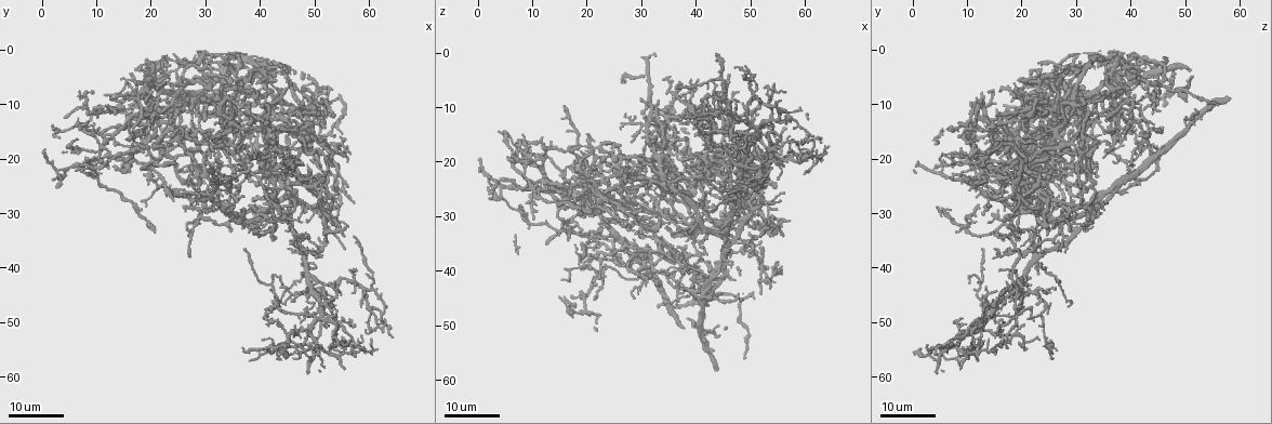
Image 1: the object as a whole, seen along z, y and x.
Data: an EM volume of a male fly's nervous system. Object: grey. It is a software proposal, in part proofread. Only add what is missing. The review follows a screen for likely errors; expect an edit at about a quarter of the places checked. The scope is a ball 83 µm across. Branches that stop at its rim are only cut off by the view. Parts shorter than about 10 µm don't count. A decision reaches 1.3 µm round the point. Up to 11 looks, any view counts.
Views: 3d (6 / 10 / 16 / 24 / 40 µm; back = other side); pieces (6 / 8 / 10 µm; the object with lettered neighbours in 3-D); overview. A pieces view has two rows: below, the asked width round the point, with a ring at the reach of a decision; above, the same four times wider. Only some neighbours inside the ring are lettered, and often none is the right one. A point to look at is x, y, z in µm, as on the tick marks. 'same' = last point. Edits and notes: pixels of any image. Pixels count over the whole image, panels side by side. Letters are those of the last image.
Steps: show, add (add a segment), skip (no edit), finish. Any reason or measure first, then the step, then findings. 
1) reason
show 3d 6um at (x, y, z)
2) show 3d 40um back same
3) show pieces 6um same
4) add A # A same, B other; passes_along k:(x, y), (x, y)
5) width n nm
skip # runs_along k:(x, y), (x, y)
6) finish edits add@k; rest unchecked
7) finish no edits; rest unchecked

branch stops here
show 3d 16um at (56.0, 32.0, 18.0)

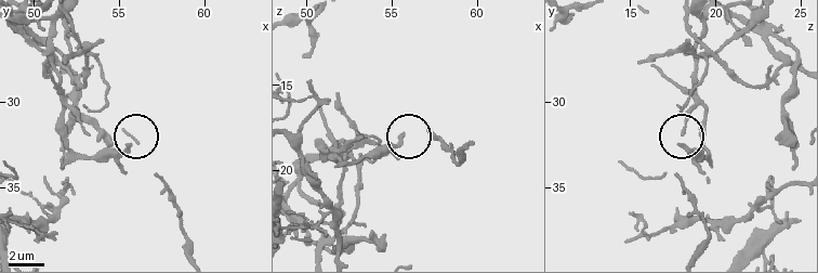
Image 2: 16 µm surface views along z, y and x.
show pieces 6um at (55.5, 32.5, 18.1)

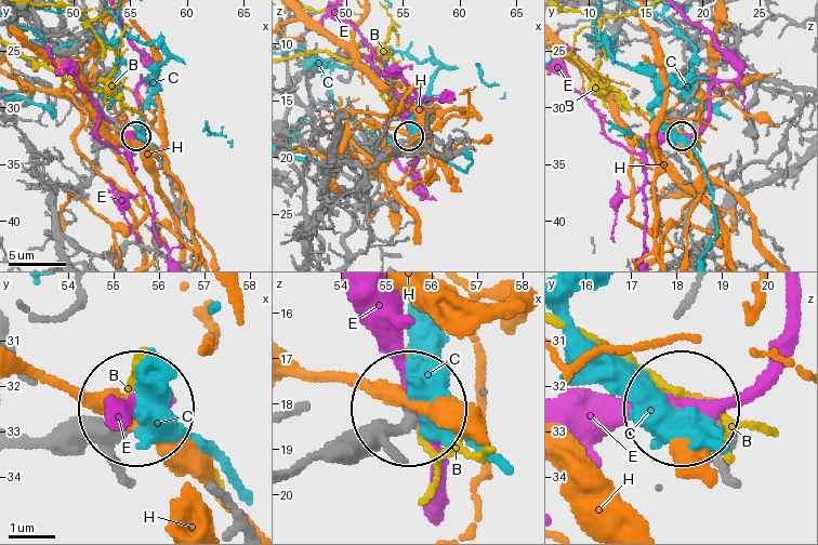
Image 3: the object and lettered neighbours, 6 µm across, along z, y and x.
skip # B other, C other, E other, H other; runs_along 3:(294, 472), (365, 449), (407, 410); none of them fits

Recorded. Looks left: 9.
an open end
show 3d 16um at (45.5, 28.5, 13.5)

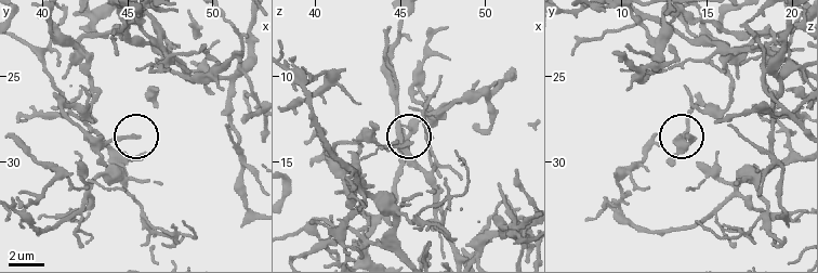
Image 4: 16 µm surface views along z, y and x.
show pieces 10um at (45.6, 28.5, 13.9)

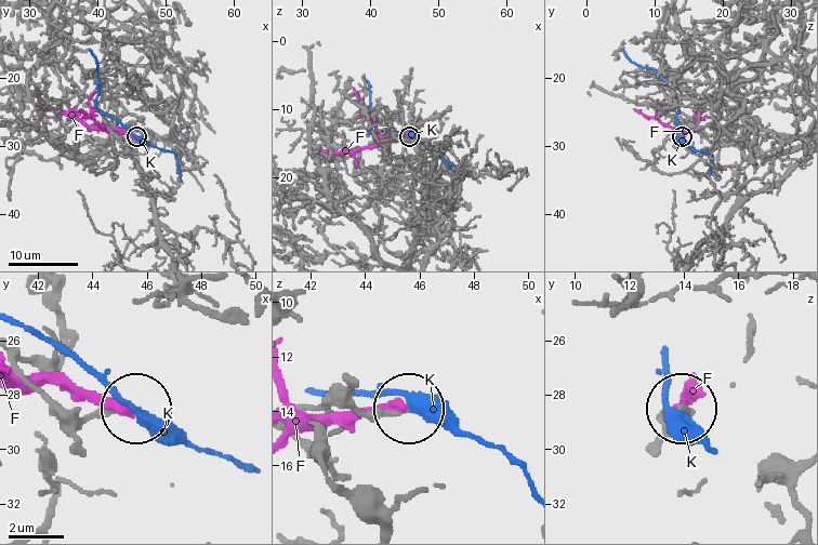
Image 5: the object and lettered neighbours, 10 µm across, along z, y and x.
skip # F other, K other; none of them fits

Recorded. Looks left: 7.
thin end
show 3d 24um at (37.0, 21.5, 12.5)

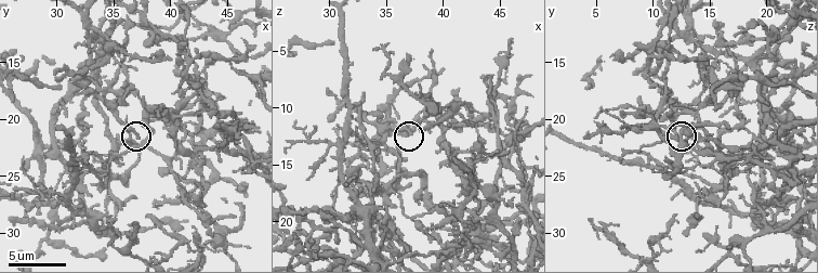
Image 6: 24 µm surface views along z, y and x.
show pieces 6um at (37.0, 21.6, 12.4)

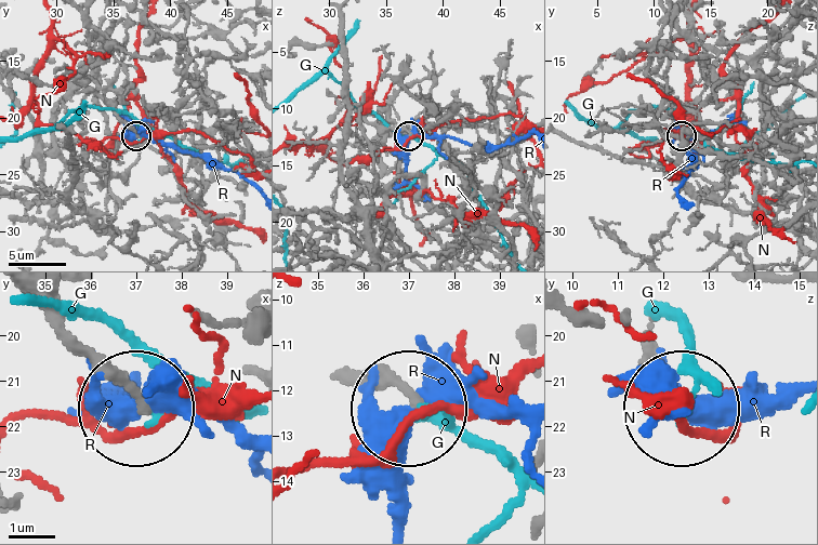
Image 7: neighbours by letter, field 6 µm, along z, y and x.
width 160 nm
skip # G other, N other, R other; runs_along 7:(356, 374), (410, 406); no lettered segment goes on from it

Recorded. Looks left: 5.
an open end
show 3d 24um at (23.5, 17.0, 30.5)

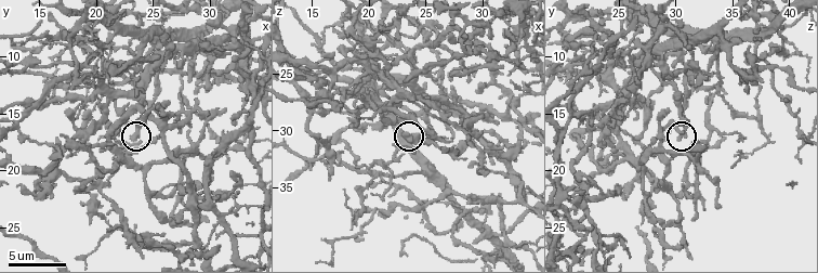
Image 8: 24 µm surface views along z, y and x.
show pieces 6um at (23.0, 17.0, 30.2)

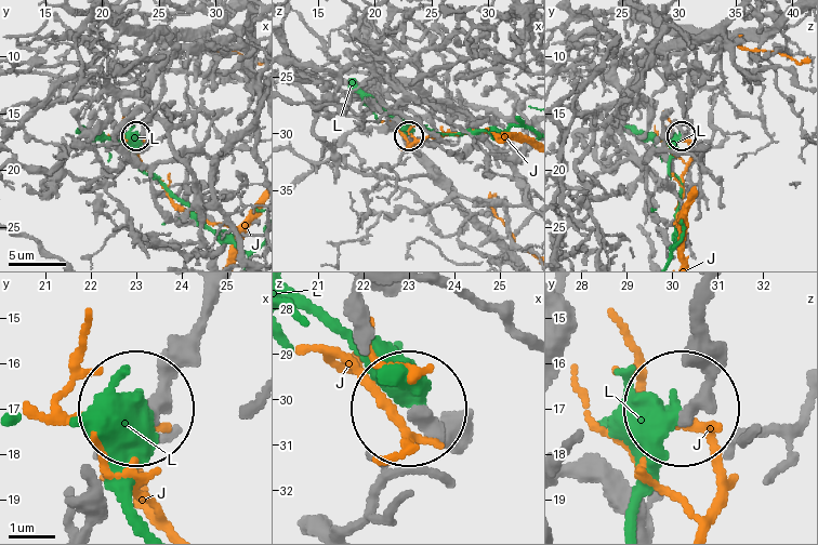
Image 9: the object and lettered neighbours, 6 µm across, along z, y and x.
width 210 nm
skip # J other, L other; runs_along 9:(469, 426), (414, 419); no lettered segment goes on from it

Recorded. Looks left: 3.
free end
show 3d 24um at (2.5, 25.0, 24.5)

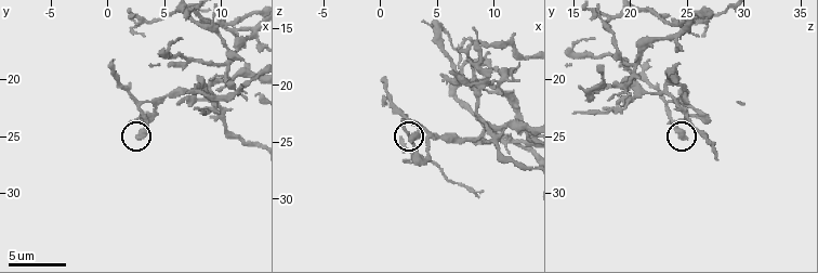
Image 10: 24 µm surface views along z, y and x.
show pieces 6um at (2.6, 25.2, 24.8)

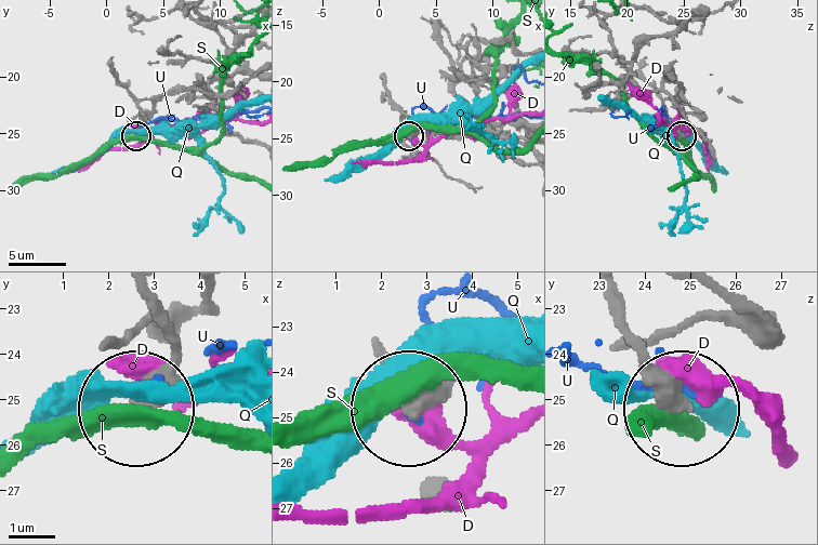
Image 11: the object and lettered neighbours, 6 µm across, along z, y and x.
width 440 nm
skip # D other, Q other, S other, U other; none of them fits

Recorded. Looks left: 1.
finish no edits; rest unchecked

